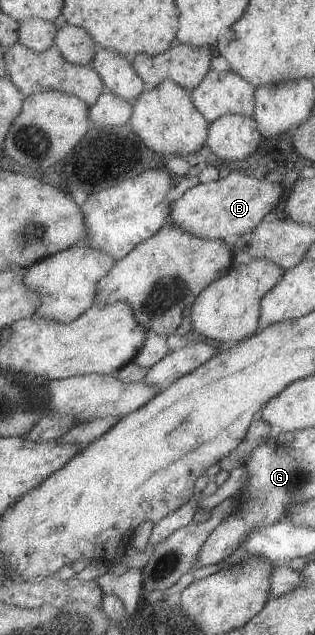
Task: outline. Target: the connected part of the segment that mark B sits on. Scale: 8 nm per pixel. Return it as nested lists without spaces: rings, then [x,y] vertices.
[[[232,170],[224,178],[198,183],[187,189],[180,198],[170,203],[168,218],[174,226],[178,226],[178,230],[184,230],[196,238],[232,240],[254,230],[264,215],[275,208],[282,190],[280,184],[272,184],[259,176],[248,176],[242,170]]]

